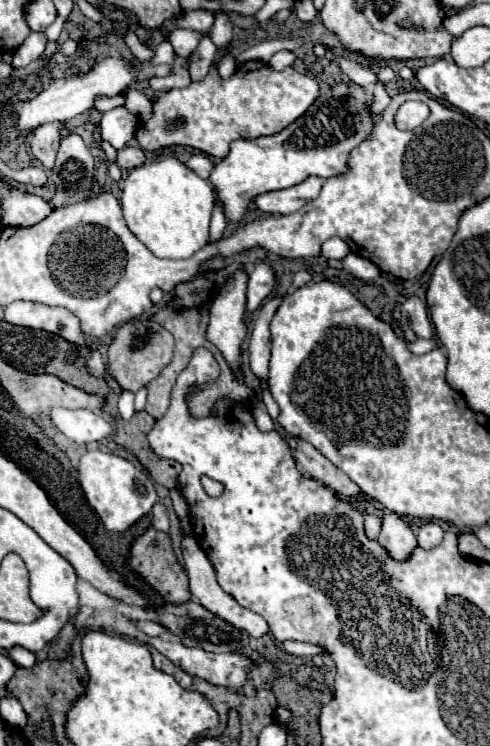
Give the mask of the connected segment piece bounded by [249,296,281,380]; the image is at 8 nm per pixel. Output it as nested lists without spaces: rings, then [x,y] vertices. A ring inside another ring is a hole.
[[[273,296],[269,298],[269,302],[265,302],[259,310],[259,316],[255,320],[253,332],[251,332],[251,340],[249,340],[249,362],[251,362],[251,370],[255,372],[255,376],[259,376],[261,380],[267,378],[267,364],[271,358],[271,332],[269,332],[269,322],[279,306],[281,298]]]

